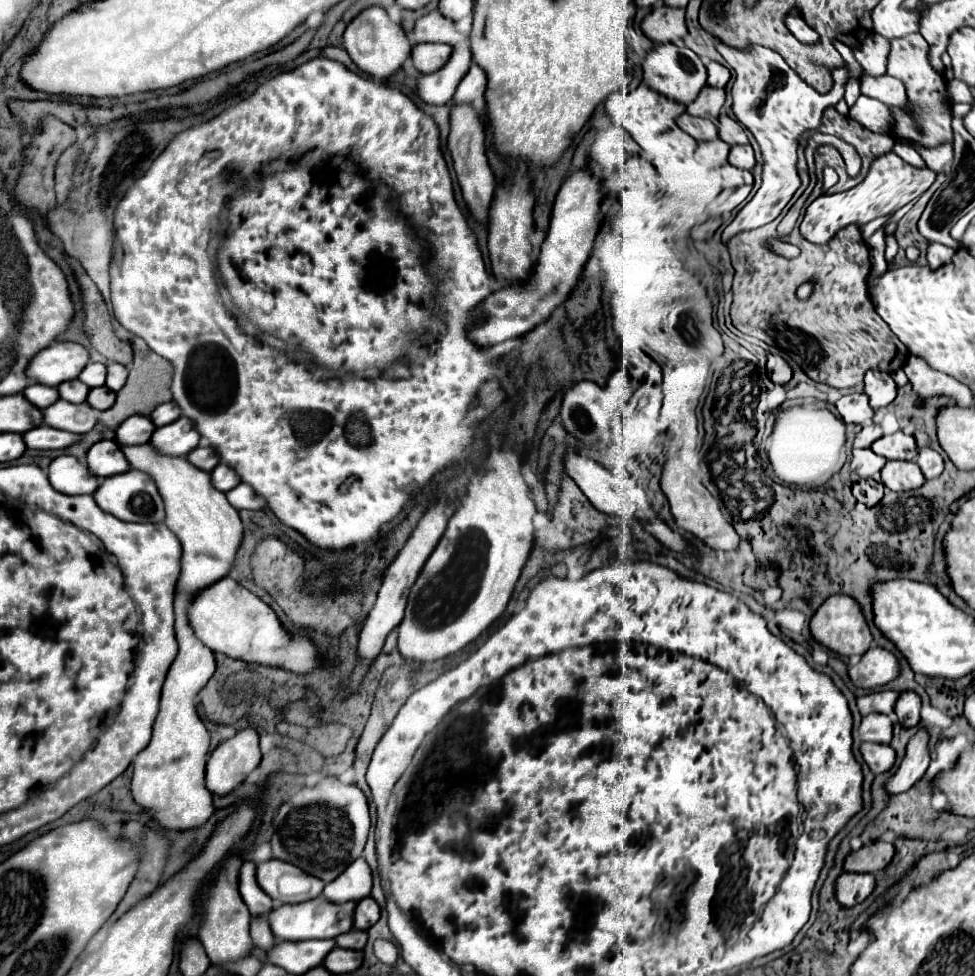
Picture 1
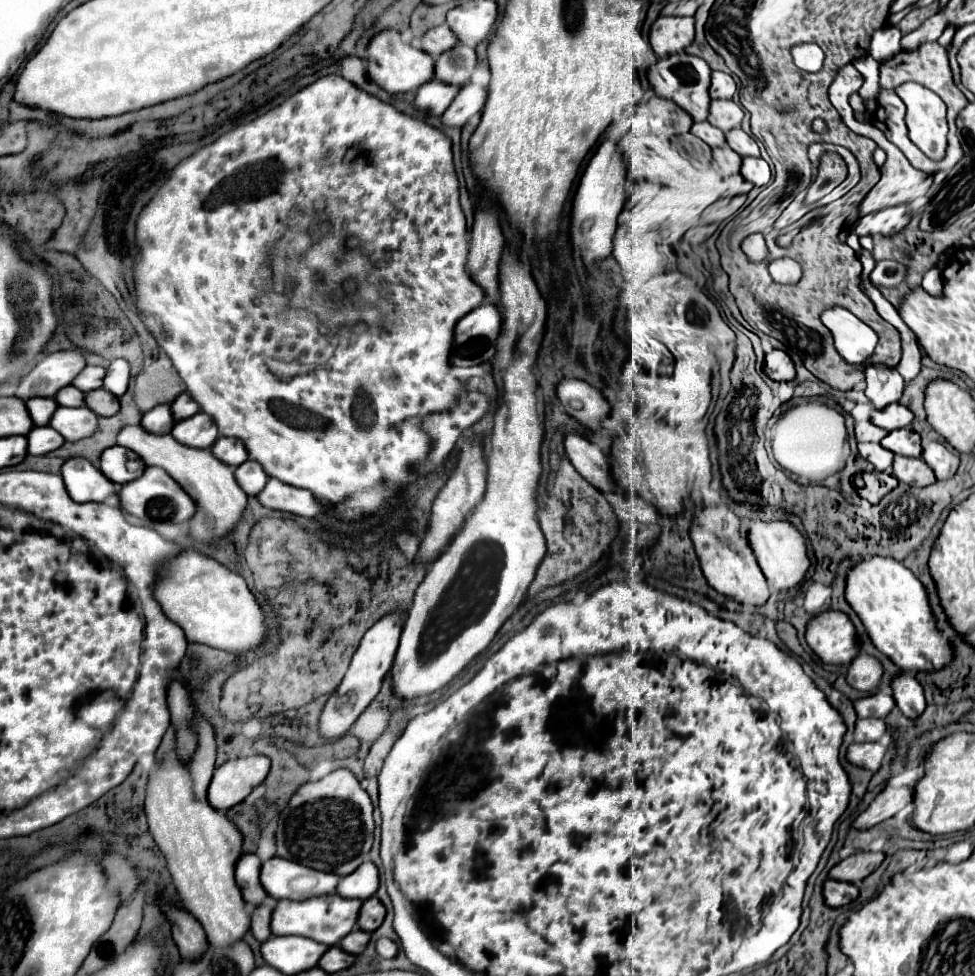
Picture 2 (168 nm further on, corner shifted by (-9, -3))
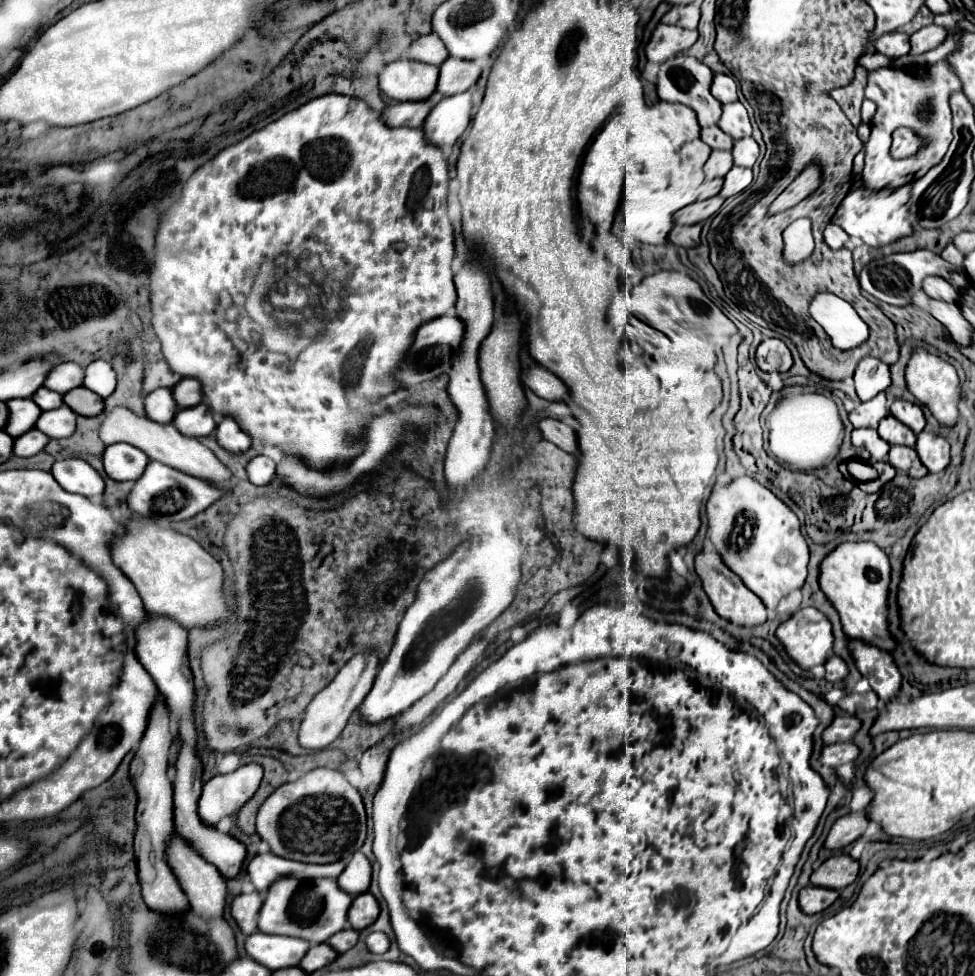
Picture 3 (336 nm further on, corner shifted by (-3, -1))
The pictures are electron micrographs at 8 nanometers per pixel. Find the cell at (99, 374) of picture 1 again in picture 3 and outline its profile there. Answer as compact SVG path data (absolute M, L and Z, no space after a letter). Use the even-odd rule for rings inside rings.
M60 363L60 365L54 365L44 381L44 387L46 389L52 389L60 395L68 393L70 389L76 389L80 387L84 381L84 369L78 365L78 363Z

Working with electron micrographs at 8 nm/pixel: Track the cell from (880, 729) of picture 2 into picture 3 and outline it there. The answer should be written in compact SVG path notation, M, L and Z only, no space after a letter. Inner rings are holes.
M834 717L834 721L822 731L824 745L836 743L836 741L852 741L854 733L860 729L860 721L856 717Z

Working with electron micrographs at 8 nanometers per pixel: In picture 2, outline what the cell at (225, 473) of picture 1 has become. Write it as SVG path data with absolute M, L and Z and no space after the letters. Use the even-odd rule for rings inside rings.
M246 461L238 465L234 471L234 477L236 477L236 483L246 491L246 495L256 495L258 491L262 491L262 487L268 481L266 473L256 461Z

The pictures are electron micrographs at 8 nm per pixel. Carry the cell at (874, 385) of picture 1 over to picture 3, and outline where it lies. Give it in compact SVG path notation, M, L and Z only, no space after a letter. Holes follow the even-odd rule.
M864 357L854 373L856 393L862 401L872 399L890 385L890 367L874 357Z

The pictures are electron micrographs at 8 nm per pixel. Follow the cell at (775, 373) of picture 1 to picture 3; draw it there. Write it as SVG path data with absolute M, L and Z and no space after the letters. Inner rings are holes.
M764 339L756 349L756 363L766 373L786 373L792 367L792 353L782 339Z

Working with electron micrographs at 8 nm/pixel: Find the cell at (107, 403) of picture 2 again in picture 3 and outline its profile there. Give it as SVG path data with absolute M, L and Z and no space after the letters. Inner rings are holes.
M76 387L70 393L64 395L64 403L78 415L98 415L104 409L104 401L102 397L96 397L96 393L88 391L86 387Z

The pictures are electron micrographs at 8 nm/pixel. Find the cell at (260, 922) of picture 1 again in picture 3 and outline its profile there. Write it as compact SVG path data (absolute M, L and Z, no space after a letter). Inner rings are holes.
M240 893L232 899L230 903L230 913L234 917L234 921L238 923L238 927L242 929L244 935L250 935L254 931L258 931L256 927L256 917L258 911L262 907L262 895L260 893Z

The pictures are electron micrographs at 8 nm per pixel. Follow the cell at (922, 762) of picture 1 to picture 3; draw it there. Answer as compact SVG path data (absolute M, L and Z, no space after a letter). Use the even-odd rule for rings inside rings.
M860 811L860 813L854 813L854 815L844 815L832 825L832 829L830 829L830 833L824 841L824 847L830 849L830 851L844 849L852 841L856 841L864 833L866 827L868 827L866 811Z

